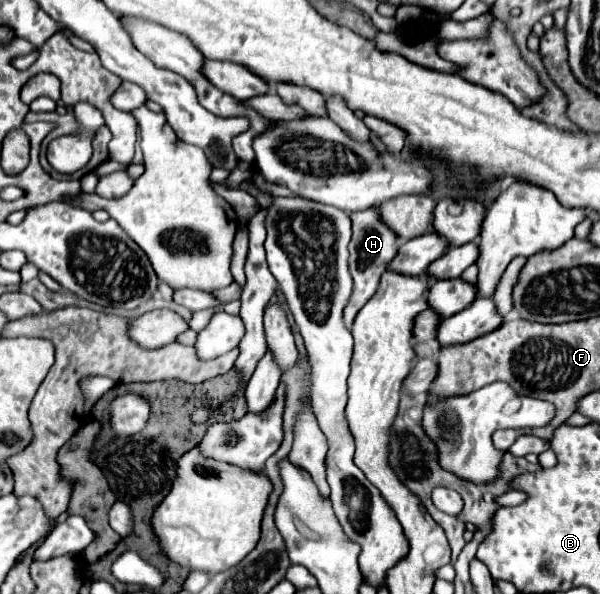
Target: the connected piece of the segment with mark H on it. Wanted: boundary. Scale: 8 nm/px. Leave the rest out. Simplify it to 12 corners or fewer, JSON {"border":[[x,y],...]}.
{"border":[[377,206],[351,212],[355,280],[345,326],[375,294],[399,250]]}

